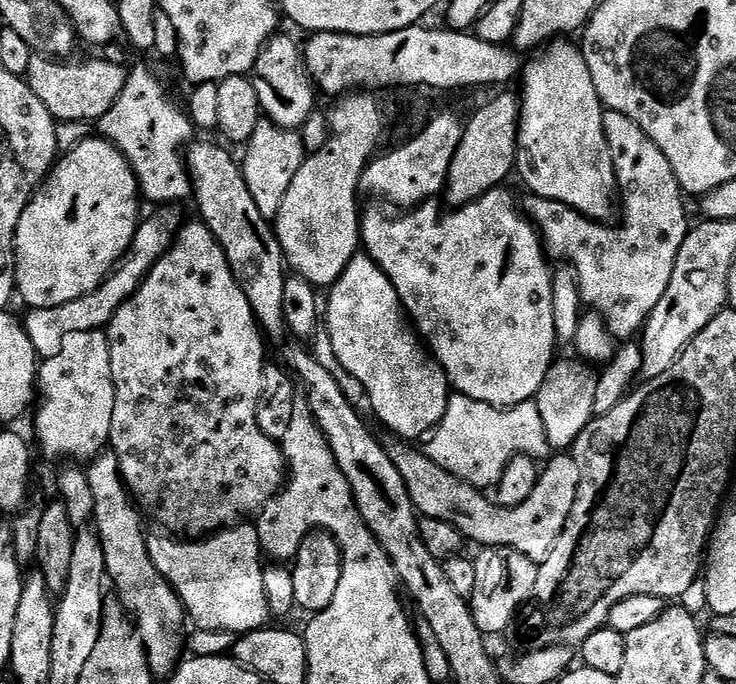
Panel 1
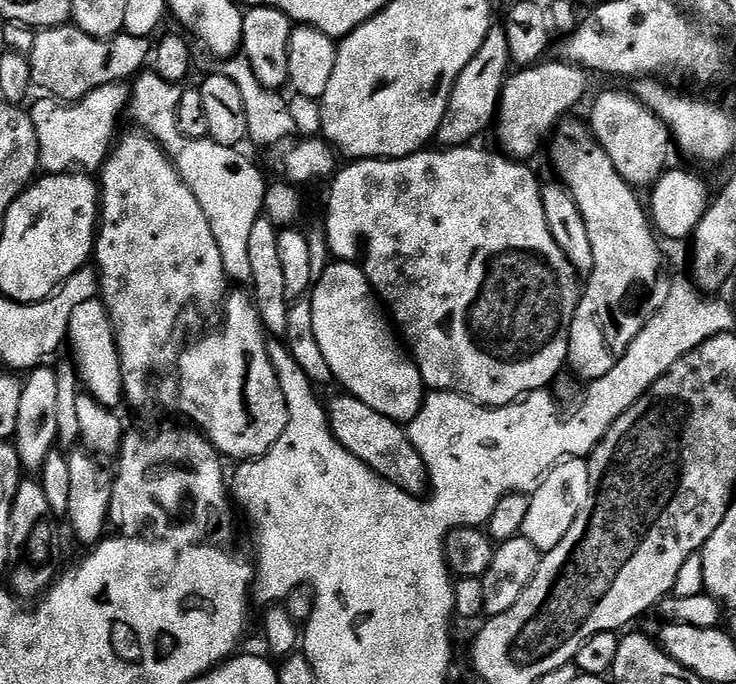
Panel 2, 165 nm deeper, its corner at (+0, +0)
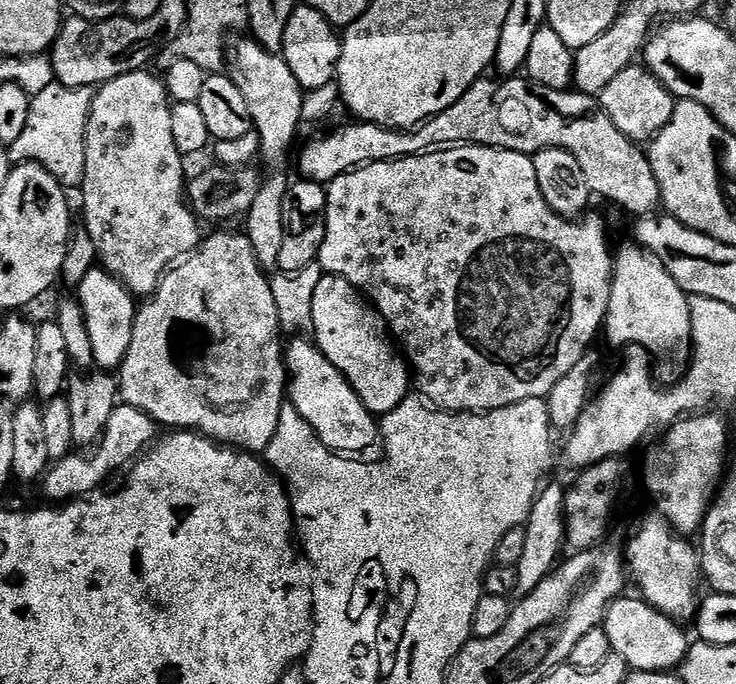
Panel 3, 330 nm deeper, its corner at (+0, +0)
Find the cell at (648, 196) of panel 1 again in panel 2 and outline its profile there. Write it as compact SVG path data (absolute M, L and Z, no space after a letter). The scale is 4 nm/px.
M631 91L604 92L592 104L591 135L606 150L618 174L637 190L651 189L666 170L668 155L674 152L674 141L668 127L637 100Z

